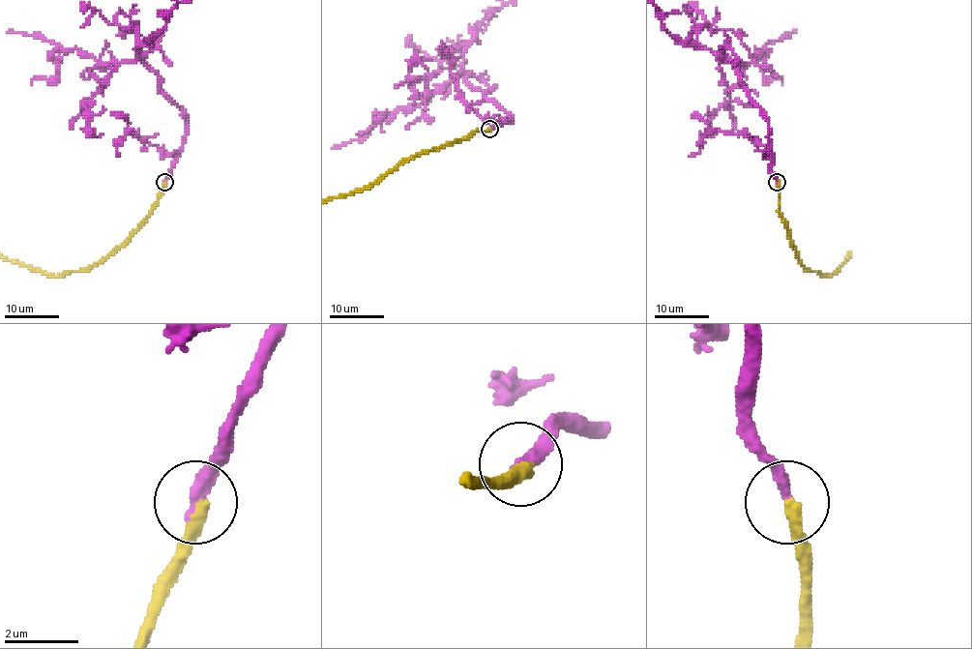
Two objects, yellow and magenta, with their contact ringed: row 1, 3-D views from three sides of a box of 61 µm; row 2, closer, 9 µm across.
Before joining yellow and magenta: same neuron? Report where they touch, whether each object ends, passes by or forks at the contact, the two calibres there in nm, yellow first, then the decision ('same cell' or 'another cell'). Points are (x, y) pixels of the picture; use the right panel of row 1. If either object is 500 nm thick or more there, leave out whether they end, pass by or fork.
at (777, 182); yellow ends there; magenta ends there; 320 nm thick on the yellow side, 360 nm on the other; another cell

